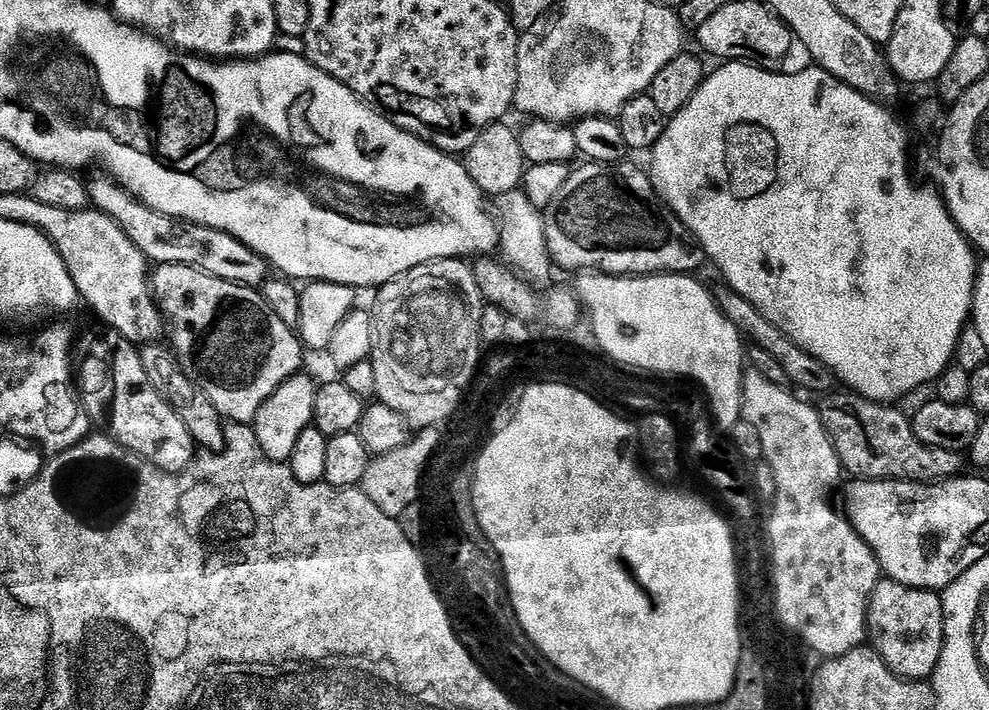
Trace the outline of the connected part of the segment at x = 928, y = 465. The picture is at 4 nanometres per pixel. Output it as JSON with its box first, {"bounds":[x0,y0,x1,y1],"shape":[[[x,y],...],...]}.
{"bounds":[818,394,965,484],"shape":[[[844,394],[848,396],[829,395],[821,404],[818,411],[826,426],[828,435],[832,437],[832,445],[840,459],[840,467],[849,477],[857,480],[911,480],[917,484],[935,484],[942,480],[953,479],[965,471],[965,457],[959,452],[938,450],[923,444],[914,434],[911,419],[899,412],[899,407],[885,406],[883,403],[867,400],[865,396]]]}

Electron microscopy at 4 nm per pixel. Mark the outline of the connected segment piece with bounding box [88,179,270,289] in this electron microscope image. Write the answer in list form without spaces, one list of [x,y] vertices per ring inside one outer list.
[[[107,179],[104,180],[88,184],[88,198],[91,207],[97,212],[106,213],[124,231],[126,238],[130,238],[130,242],[134,242],[134,246],[138,246],[138,250],[142,250],[144,257],[153,265],[173,264],[174,266],[196,268],[208,276],[222,278],[231,284],[245,284],[247,288],[259,289],[269,282],[270,265],[268,261],[264,260],[254,250],[250,250],[241,240],[231,236],[229,232],[219,232],[210,226],[191,224],[189,220],[179,220],[173,216],[155,212],[153,208],[141,203],[140,200],[135,200],[118,184]]]

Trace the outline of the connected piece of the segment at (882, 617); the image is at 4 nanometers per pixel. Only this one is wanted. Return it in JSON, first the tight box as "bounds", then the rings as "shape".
{"bounds":[868,579,944,682],"shape":[[[881,579],[868,603],[868,636],[895,676],[909,682],[927,681],[935,676],[944,649],[944,601],[935,591]]]}

